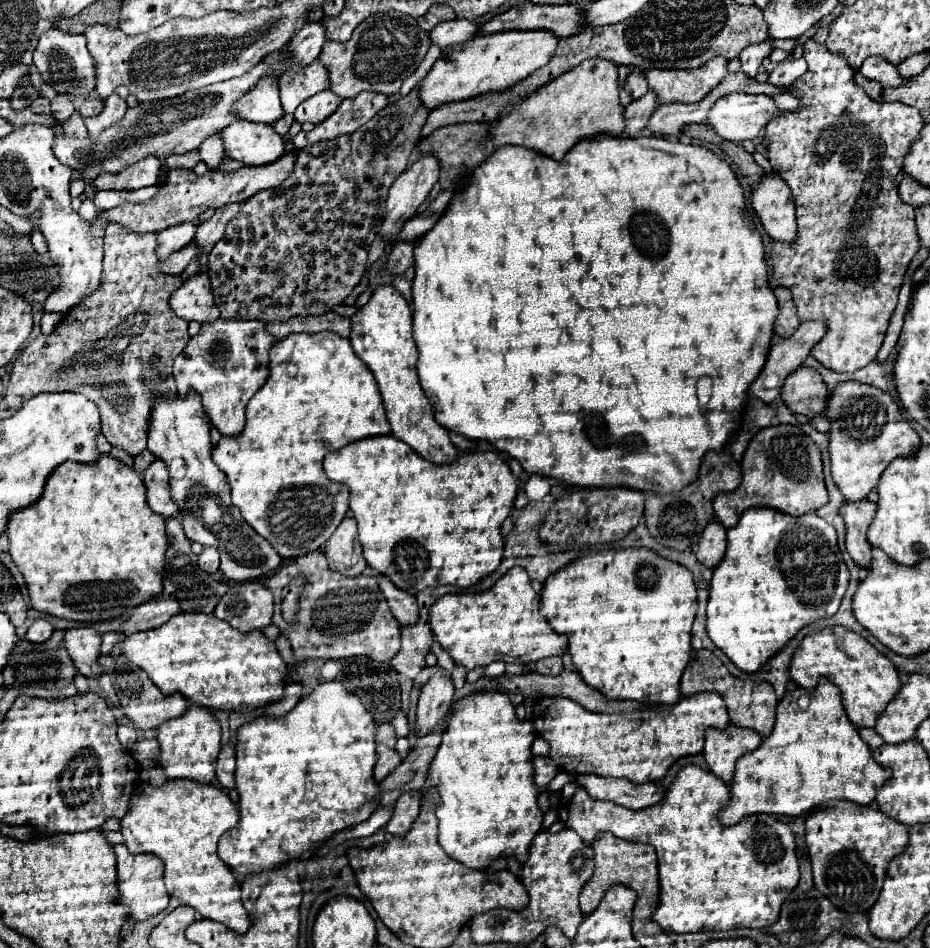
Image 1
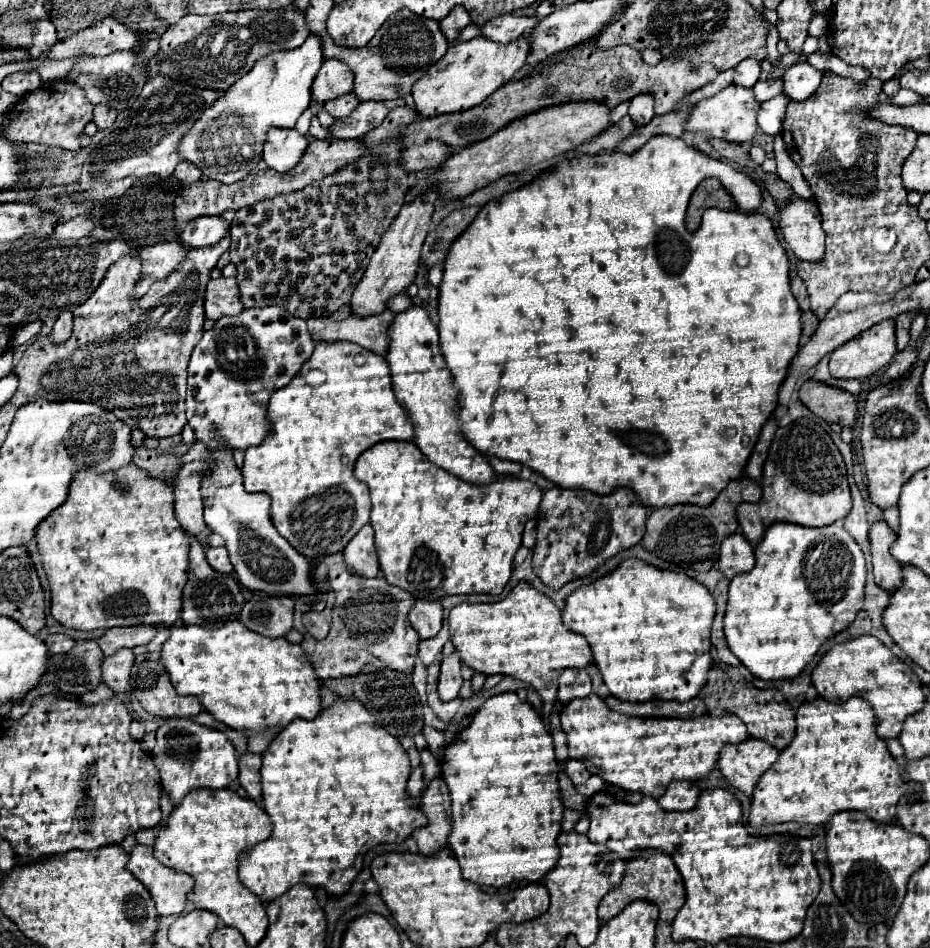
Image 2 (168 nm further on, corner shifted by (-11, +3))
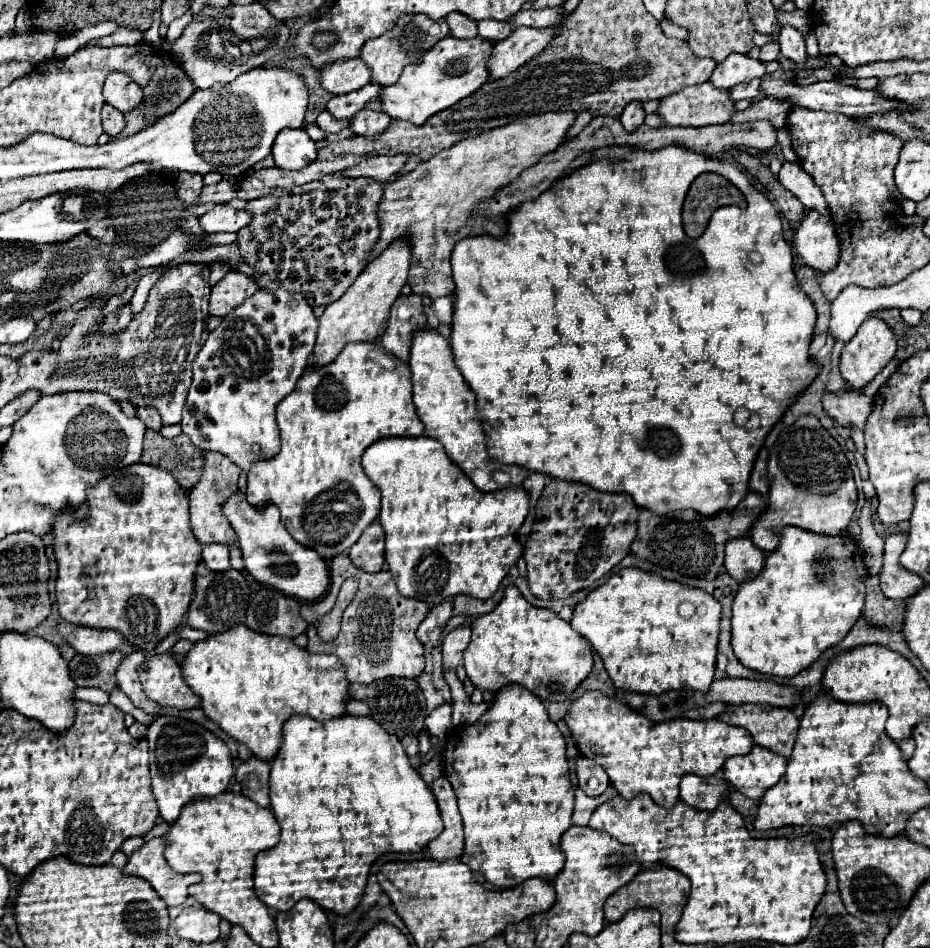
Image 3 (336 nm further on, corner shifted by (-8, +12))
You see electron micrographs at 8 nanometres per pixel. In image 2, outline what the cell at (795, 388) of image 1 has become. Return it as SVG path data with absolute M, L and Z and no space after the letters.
M809 380L799 390L801 402L819 418L827 422L837 422L841 426L853 426L859 418L857 410L857 396L827 386L823 382Z

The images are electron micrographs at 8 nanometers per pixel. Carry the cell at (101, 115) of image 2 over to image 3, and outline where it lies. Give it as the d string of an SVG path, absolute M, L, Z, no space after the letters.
M104 105L102 107L102 127L110 137L114 137L124 127L124 115L118 109L114 109L112 105Z

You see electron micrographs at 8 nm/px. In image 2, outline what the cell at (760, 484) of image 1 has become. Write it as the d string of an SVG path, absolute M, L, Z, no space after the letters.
M791 424L777 430L761 488L763 498L759 504L739 504L737 508L739 526L751 544L761 542L767 526L775 522L821 528L843 520L853 508L843 456L819 424Z

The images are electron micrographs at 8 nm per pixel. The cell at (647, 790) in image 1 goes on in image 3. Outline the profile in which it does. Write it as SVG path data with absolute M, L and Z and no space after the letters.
M720 773L710 777L684 775L680 781L680 801L690 807L712 811L720 801L726 799L728 787Z

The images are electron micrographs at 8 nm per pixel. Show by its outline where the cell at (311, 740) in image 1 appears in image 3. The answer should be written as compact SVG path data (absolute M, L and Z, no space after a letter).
M344 713L342 717L336 717L336 719L330 719L330 721L316 721L308 715L292 715L282 727L282 745L280 745L278 753L274 755L274 759L270 761L270 765L272 765L272 769L270 769L270 807L272 807L274 817L278 819L282 831L280 831L280 841L278 841L276 847L266 849L264 853L256 855L254 891L256 891L256 895L262 903L266 903L268 907L272 907L276 911L288 911L288 909L292 909L292 905L296 905L296 901L312 899L324 909L346 915L360 903L364 887L366 887L366 879L368 879L368 873L370 873L370 865L376 861L378 855L390 853L390 851L402 851L402 853L420 851L428 841L432 841L434 837L440 835L442 817L438 813L438 805L434 801L432 791L422 781L418 769L414 769L410 765L410 759L404 753L404 747L402 747L400 739L396 735L388 733L384 727L380 727L368 715L366 717L356 717L356 715Z

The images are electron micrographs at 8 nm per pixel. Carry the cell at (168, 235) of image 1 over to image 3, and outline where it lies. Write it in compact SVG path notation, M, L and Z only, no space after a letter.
M214 205L208 213L200 215L200 227L206 233L222 233L222 231L238 231L248 225L252 217L244 213L244 209L232 209L228 205Z

